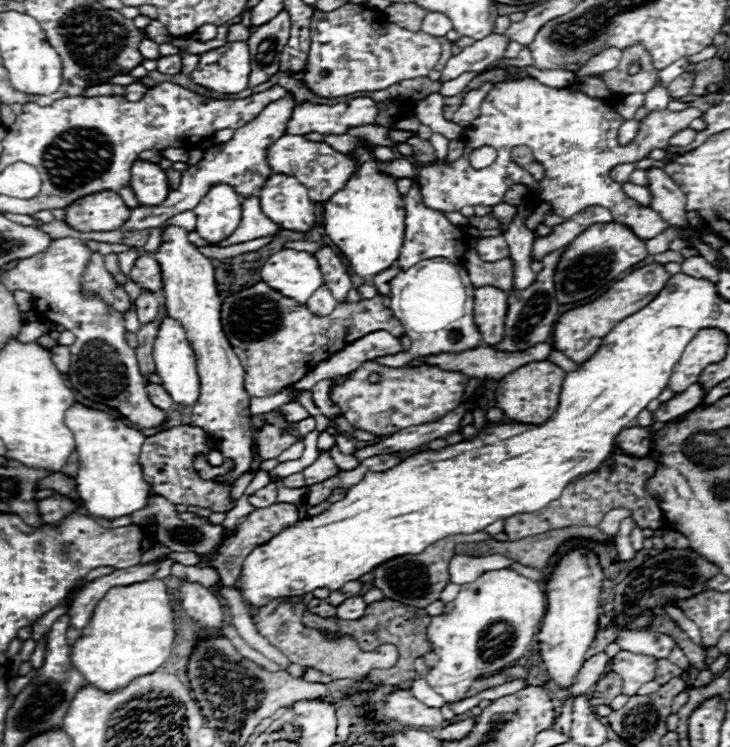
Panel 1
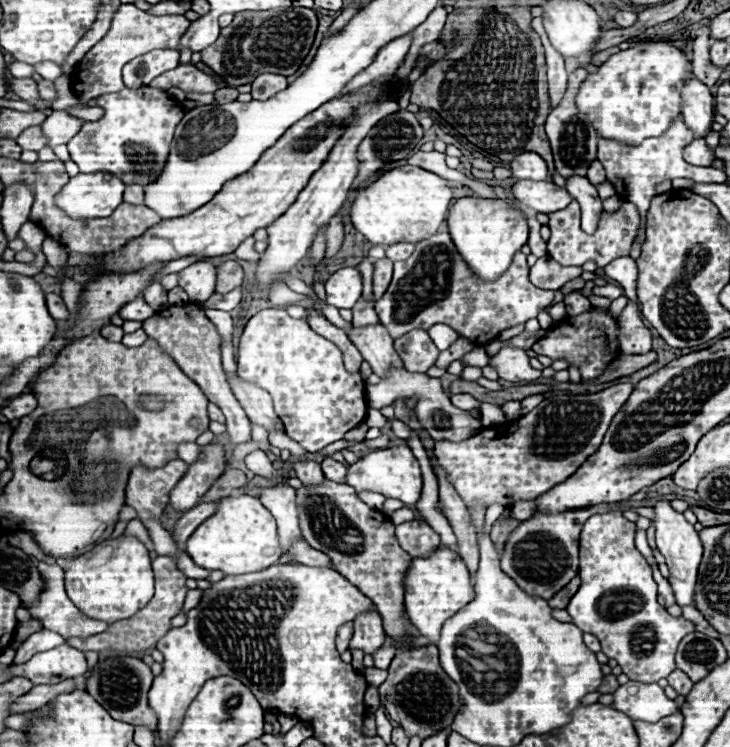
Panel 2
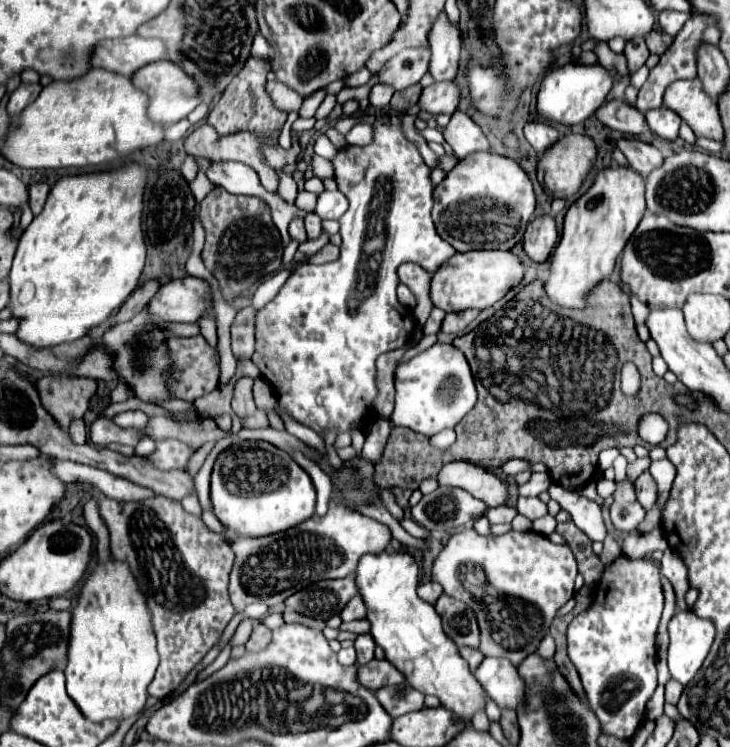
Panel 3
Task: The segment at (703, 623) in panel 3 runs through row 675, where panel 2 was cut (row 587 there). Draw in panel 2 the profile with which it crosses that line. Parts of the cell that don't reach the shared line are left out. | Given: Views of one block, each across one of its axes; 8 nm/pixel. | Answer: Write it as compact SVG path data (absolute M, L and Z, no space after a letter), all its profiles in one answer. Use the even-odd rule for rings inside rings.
M658 502L654 506L656 510L656 546L662 552L662 556L666 558L666 564L670 568L670 586L672 592L676 596L676 604L678 606L694 606L694 588L696 588L696 578L698 578L698 566L702 560L702 544L698 538L698 532L694 530L694 526L690 522L686 522L686 518L672 510L670 502Z

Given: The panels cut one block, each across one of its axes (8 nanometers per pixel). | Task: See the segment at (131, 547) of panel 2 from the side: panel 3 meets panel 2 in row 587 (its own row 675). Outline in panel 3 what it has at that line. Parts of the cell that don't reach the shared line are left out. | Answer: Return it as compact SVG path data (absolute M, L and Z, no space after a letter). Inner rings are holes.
M116 560L96 566L72 612L72 638L68 666L64 670L68 696L90 722L124 720L144 710L156 668L156 638L152 634L148 606L140 590L136 590L128 566L120 566Z

